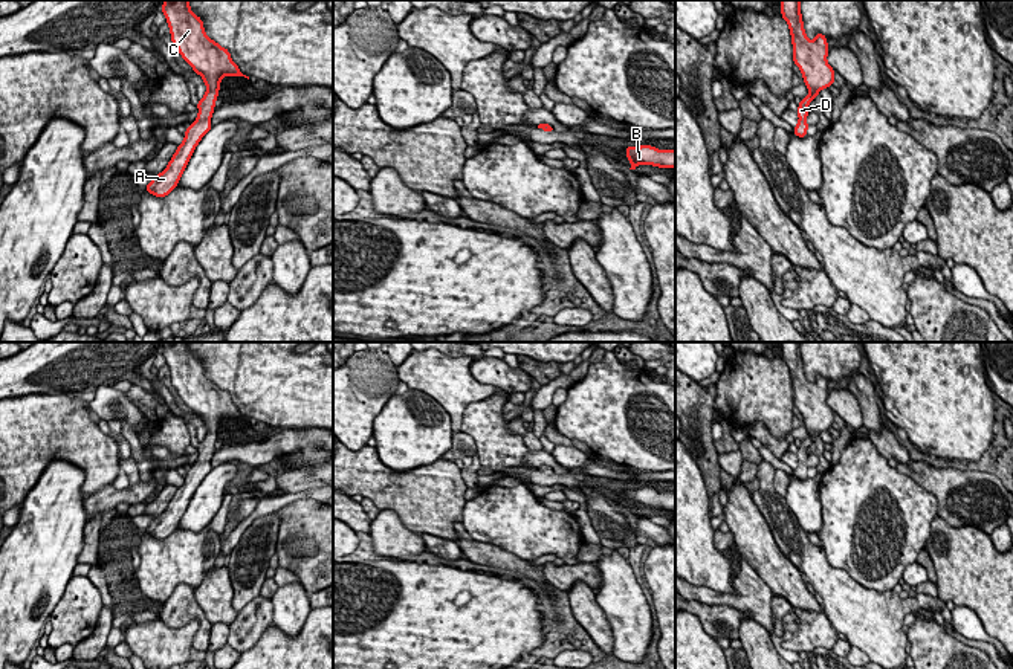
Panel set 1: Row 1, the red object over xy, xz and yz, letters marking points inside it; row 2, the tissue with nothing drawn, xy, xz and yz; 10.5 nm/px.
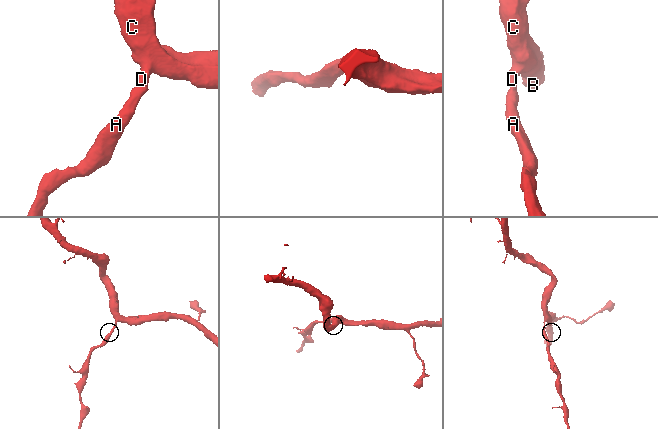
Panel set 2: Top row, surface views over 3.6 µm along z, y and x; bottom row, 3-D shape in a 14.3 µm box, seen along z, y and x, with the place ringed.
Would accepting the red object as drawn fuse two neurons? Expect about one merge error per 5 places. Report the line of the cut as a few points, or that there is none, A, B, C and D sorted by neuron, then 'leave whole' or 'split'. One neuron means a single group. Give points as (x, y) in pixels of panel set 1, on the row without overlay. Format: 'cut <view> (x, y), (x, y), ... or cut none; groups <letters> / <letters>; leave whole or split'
cut none; groups A B C D; leave whole

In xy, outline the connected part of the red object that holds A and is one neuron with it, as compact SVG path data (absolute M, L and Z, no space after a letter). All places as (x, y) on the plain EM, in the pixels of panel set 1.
M163 342L162 354L170 368L171 383L193 412L203 420L206 435L197 444L199 457L186 470L185 481L177 487L167 510L154 518L145 533L156 538L168 538L179 525L196 489L211 472L211 458L223 419L249 419L238 412L228 391L211 382L200 359L189 350L191 342Z

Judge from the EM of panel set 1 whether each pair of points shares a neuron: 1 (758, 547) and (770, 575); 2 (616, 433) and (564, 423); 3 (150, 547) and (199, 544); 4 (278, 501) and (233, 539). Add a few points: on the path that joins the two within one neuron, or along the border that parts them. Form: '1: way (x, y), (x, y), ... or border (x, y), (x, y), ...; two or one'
1: way (763, 553), (770, 568); one
2: way (604, 423), (576, 423); one
3: way (162, 547), (187, 547); one
4: way (266, 506), (242, 527); one

